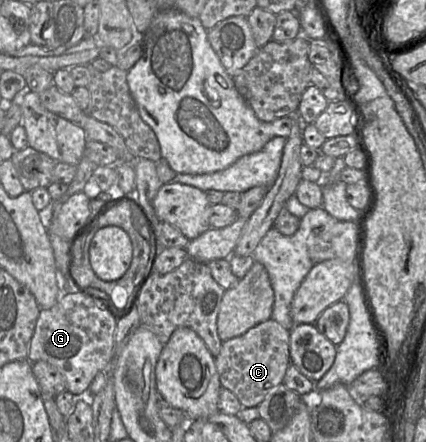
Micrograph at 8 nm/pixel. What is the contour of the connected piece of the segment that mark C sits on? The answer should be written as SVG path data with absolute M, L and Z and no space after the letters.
M270 318L244 334L223 341L220 353L215 357L215 365L223 388L232 391L243 407L257 407L276 386L283 383L290 360L290 330Z

